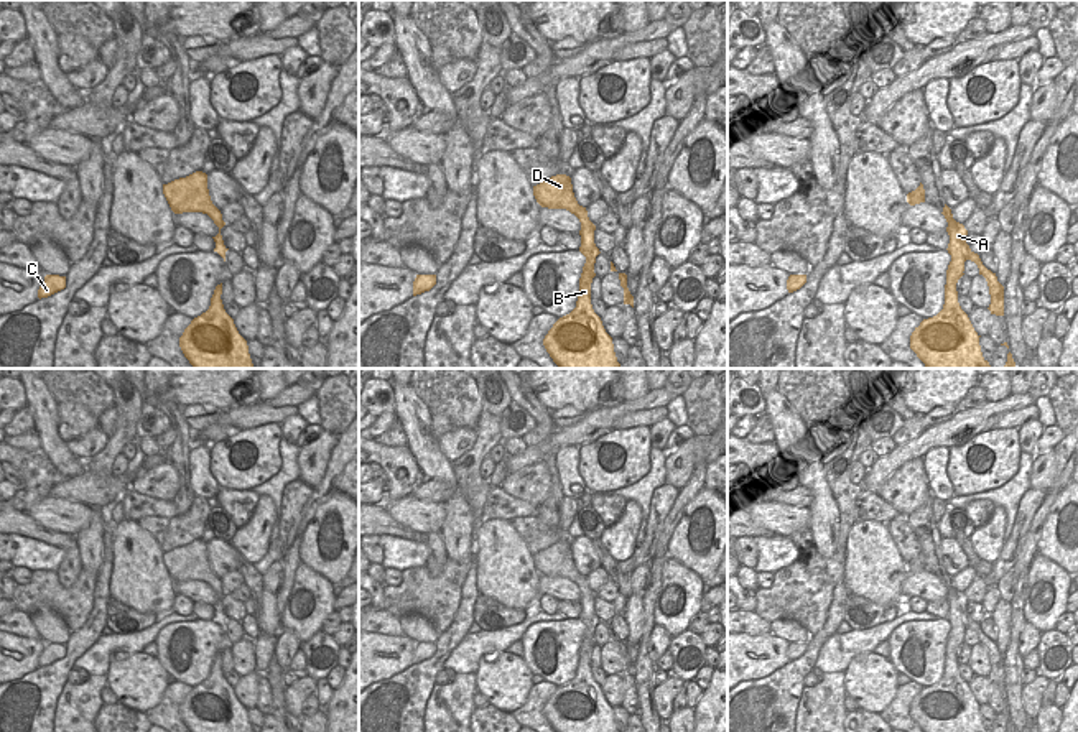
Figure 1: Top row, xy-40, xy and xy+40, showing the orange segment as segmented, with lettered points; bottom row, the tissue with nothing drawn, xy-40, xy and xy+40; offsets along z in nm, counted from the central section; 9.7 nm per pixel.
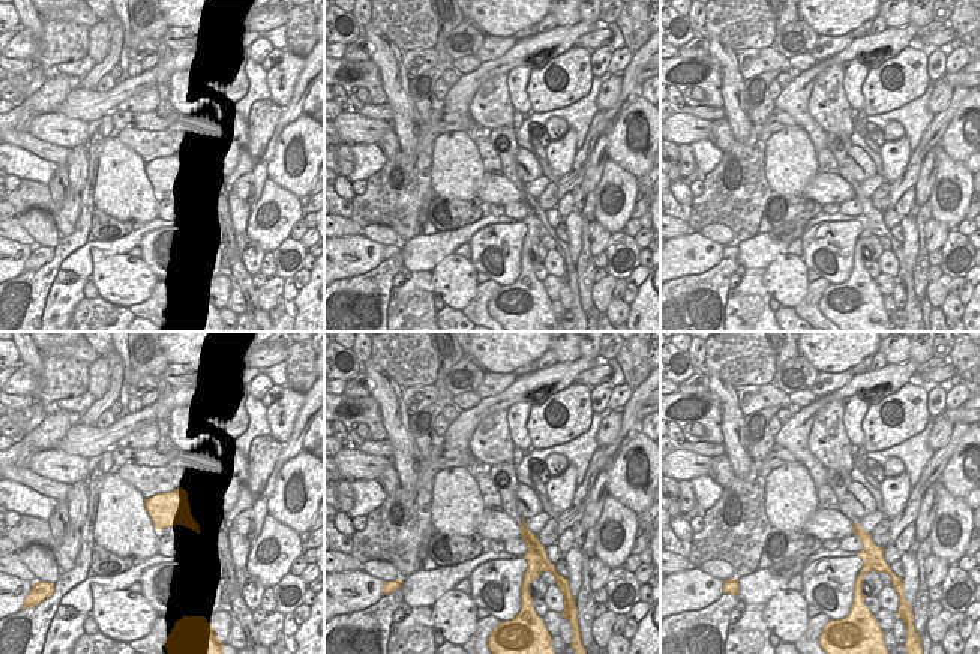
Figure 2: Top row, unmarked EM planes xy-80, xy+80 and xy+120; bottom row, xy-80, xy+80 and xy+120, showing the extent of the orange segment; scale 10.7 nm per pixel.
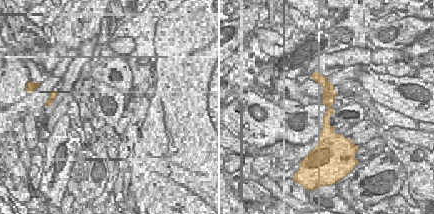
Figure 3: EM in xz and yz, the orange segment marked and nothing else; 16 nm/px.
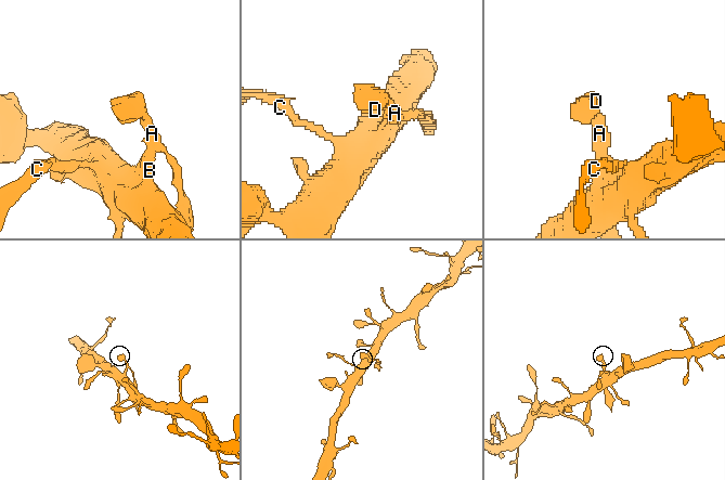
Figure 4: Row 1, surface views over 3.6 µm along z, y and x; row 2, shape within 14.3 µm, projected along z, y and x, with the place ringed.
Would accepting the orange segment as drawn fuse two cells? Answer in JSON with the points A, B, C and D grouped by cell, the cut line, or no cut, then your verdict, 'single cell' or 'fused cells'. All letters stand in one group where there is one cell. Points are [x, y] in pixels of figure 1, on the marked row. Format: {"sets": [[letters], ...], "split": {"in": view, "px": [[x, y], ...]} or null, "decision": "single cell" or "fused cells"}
{"sets": [["A", "B", "C", "D"]], "split": null, "decision": "single cell"}

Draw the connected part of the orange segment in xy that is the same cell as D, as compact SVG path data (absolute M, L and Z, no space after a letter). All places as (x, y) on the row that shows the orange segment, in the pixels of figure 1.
M566 174L551 176L533 186L533 196L541 207L566 209L579 219L579 252L586 257L576 308L548 331L543 339L546 352L560 368L622 368L614 352L612 337L591 304L594 263L601 253L594 243L596 225L589 220L586 207L578 204L571 178Z

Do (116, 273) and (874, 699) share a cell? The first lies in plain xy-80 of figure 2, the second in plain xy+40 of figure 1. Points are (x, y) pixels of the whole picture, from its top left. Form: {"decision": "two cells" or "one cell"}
{"decision": "one cell"}

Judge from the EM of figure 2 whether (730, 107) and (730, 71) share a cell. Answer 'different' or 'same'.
same

